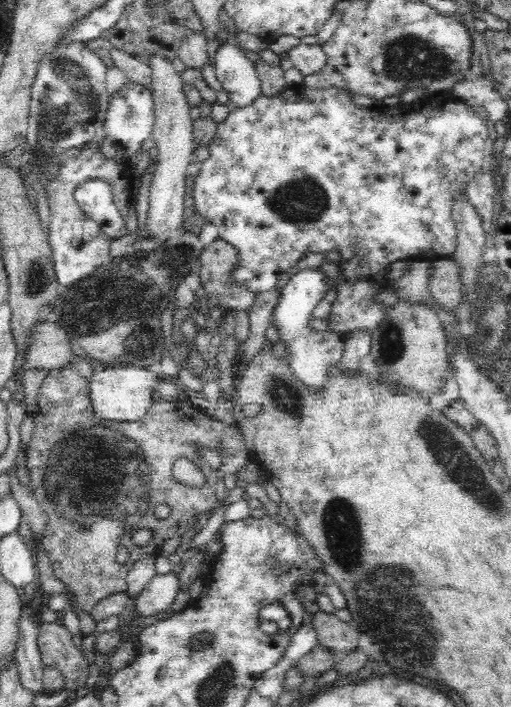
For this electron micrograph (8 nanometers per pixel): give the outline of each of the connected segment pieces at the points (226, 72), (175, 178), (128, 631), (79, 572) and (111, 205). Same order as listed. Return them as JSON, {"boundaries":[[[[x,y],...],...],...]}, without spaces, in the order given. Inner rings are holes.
{"boundaries":[[[[225,41],[220,44],[212,58],[216,76],[228,92],[229,105],[242,108],[261,95],[260,84],[254,62],[239,45]]],[[[152,55],[148,59],[152,71],[153,109],[155,123],[151,142],[158,149],[158,166],[151,181],[149,209],[147,211],[146,231],[160,237],[163,230],[174,230],[183,226],[184,189],[189,179],[186,166],[194,161],[193,121],[189,116],[190,105],[183,91],[180,73],[172,66],[172,61],[162,55]]],[[[171,572],[153,576],[149,586],[133,601],[133,610],[124,627],[123,640],[138,642],[142,626],[135,622],[141,618],[157,617],[159,612],[169,609],[179,592],[178,589],[178,575]]],[[[72,355],[70,364],[64,366],[63,369],[55,369],[54,372],[50,372],[48,376],[46,376],[37,394],[38,410],[32,414],[34,416],[36,427],[34,436],[32,436],[32,440],[30,440],[26,457],[26,466],[30,478],[28,487],[47,516],[47,525],[45,526],[41,541],[42,548],[44,548],[47,557],[52,563],[53,573],[56,575],[56,578],[60,579],[66,586],[68,586],[70,592],[72,592],[75,606],[88,613],[90,613],[94,606],[96,606],[96,604],[98,604],[103,598],[106,598],[111,594],[124,593],[126,591],[127,585],[125,579],[127,578],[128,572],[130,572],[130,569],[138,559],[152,553],[159,555],[162,551],[162,546],[168,538],[186,534],[187,524],[192,516],[207,516],[208,513],[216,509],[216,484],[218,484],[218,481],[223,480],[226,475],[233,474],[240,470],[244,464],[247,464],[247,462],[250,461],[243,434],[238,430],[238,427],[234,424],[228,425],[216,418],[210,417],[202,408],[192,404],[190,401],[166,402],[161,399],[159,401],[156,400],[150,407],[150,410],[148,410],[148,412],[136,422],[123,423],[99,419],[94,415],[90,408],[90,399],[88,396],[89,380],[98,368],[98,364],[95,363],[94,360],[90,360],[89,357],[82,360],[82,356]],[[197,442],[206,446],[206,448],[218,452],[221,457],[221,462],[217,469],[210,468],[208,463],[202,459],[202,456],[196,453],[194,444]],[[180,457],[186,457],[200,468],[202,473],[204,473],[204,484],[200,484],[200,486],[188,486],[187,484],[178,482],[178,480],[174,478],[172,472],[173,464],[176,462],[176,459]],[[158,504],[168,504],[168,506],[170,506],[171,514],[168,518],[160,519],[154,515],[154,508],[156,508]],[[120,544],[126,546],[126,550],[129,552],[129,558],[123,564],[116,560],[116,548],[118,548]]],[[[100,179],[86,180],[74,191],[78,206],[94,222],[97,222],[112,240],[128,234],[126,220],[115,205],[111,185]]]]}

